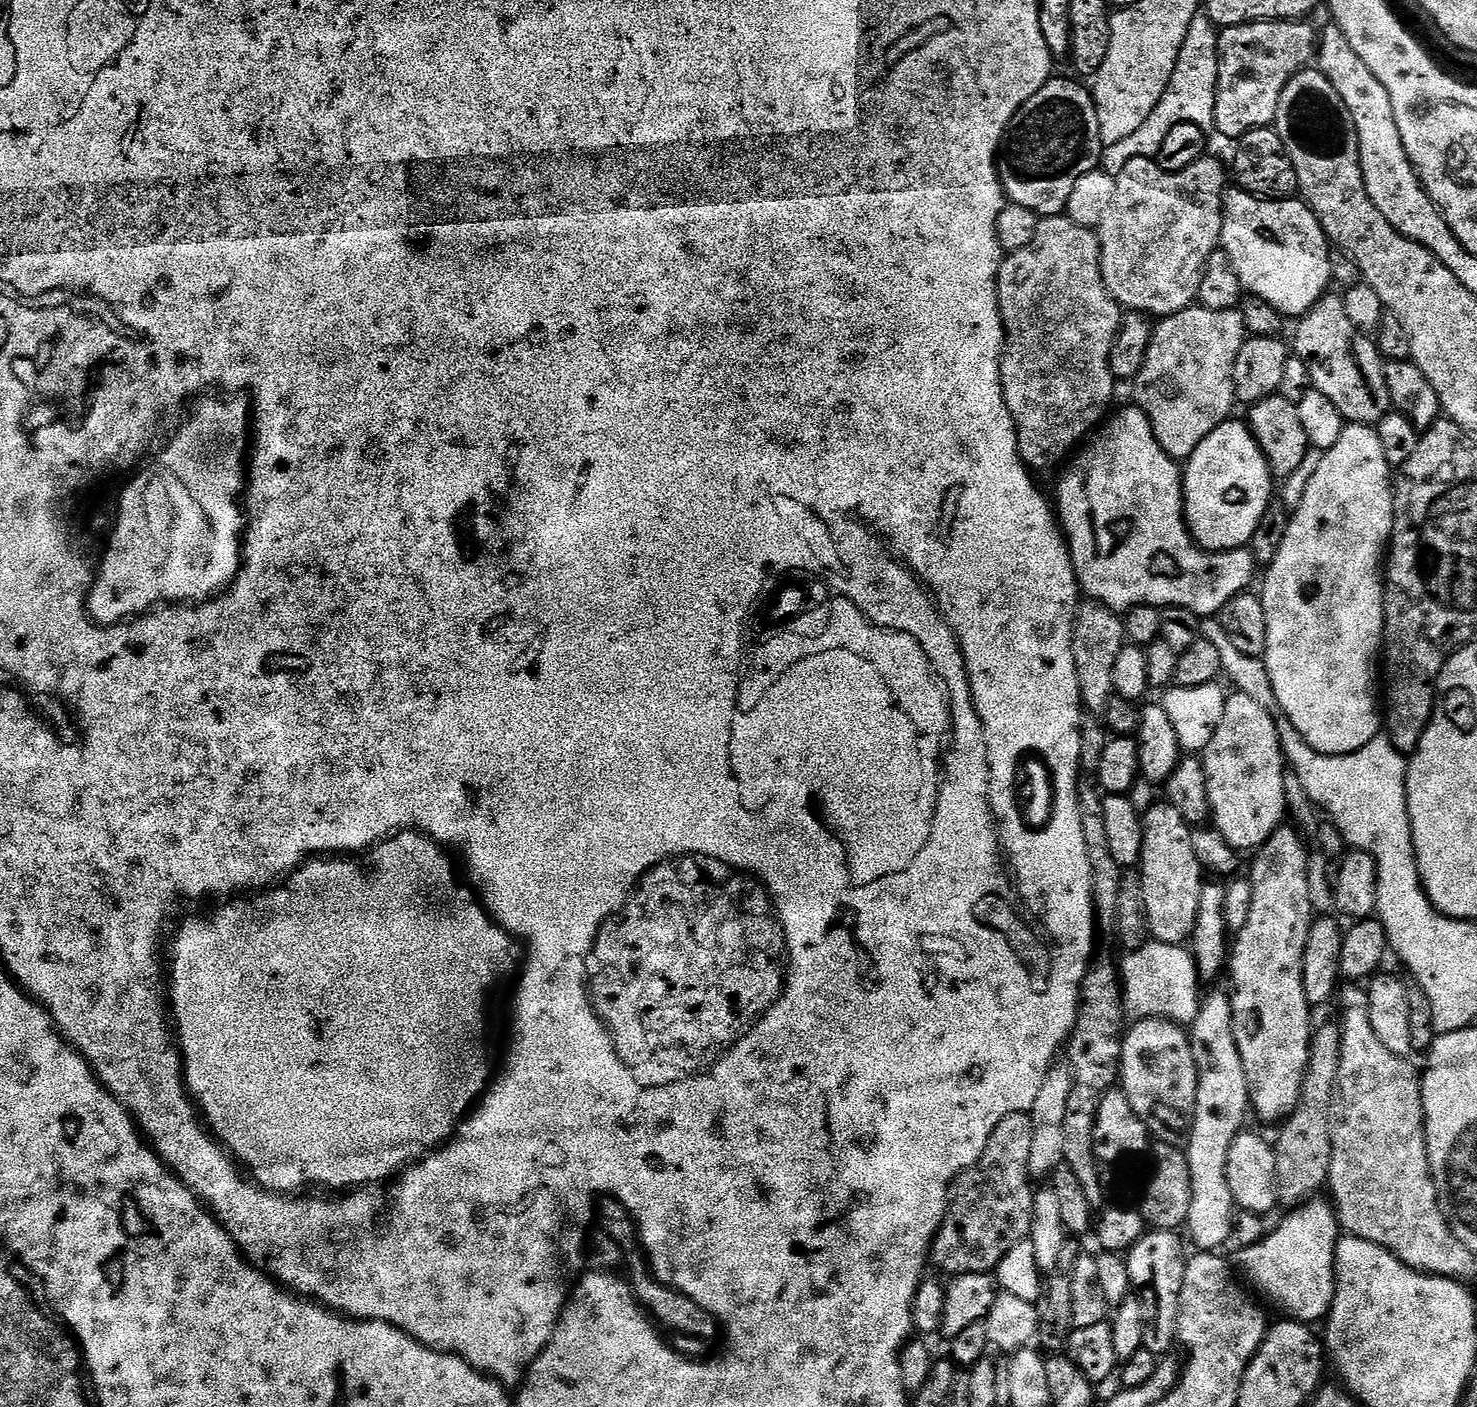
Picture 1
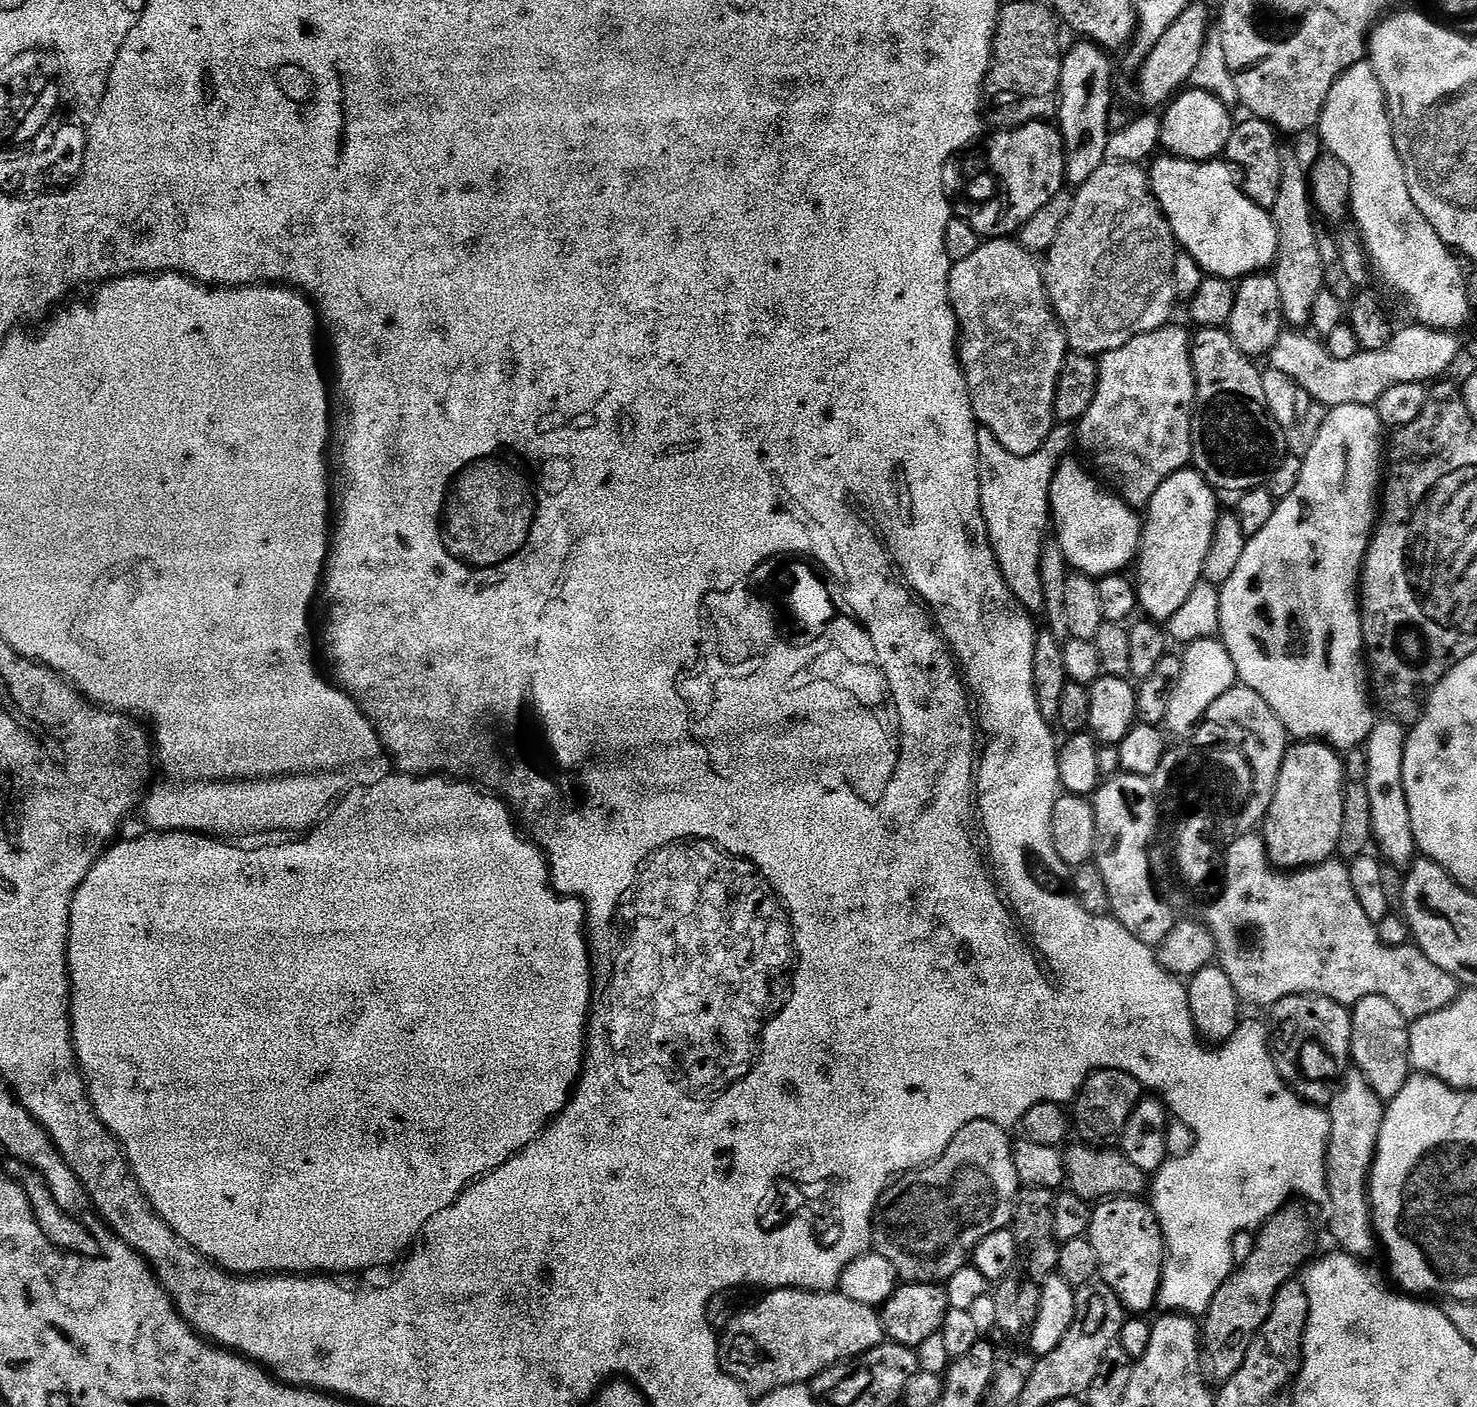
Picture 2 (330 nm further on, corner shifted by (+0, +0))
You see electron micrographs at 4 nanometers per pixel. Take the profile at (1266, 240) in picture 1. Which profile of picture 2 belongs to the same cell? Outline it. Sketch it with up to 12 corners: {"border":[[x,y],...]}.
{"border":[[1161,155],[1150,191],[1210,276],[1271,269],[1277,230],[1219,159]]}

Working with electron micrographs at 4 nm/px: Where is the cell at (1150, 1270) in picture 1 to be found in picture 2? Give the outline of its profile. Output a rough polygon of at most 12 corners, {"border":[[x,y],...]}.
{"border":[[1109,1198],[1088,1217],[1099,1279],[1148,1314],[1166,1259],[1152,1209]]}

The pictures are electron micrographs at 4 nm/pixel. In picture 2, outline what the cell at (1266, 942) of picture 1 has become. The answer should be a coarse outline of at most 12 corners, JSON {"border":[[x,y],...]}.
{"border":[[1293,743],[1262,821],[1273,868],[1333,859],[1344,760]]}

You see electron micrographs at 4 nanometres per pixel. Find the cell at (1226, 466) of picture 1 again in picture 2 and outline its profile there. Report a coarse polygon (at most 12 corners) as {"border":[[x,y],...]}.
{"border":[[1191,467],[1146,505],[1136,602],[1176,614],[1204,575],[1222,508]]}

